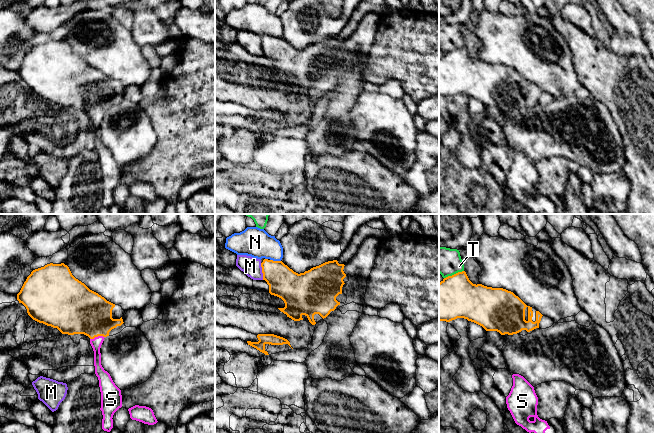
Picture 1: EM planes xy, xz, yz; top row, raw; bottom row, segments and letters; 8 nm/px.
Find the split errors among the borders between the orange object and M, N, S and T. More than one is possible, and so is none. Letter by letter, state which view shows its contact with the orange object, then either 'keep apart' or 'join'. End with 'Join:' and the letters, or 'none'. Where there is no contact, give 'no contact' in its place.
M: xz | keep apart
N: xz | keep apart
S: xy | join
T: yz | keep apart
Join: S

